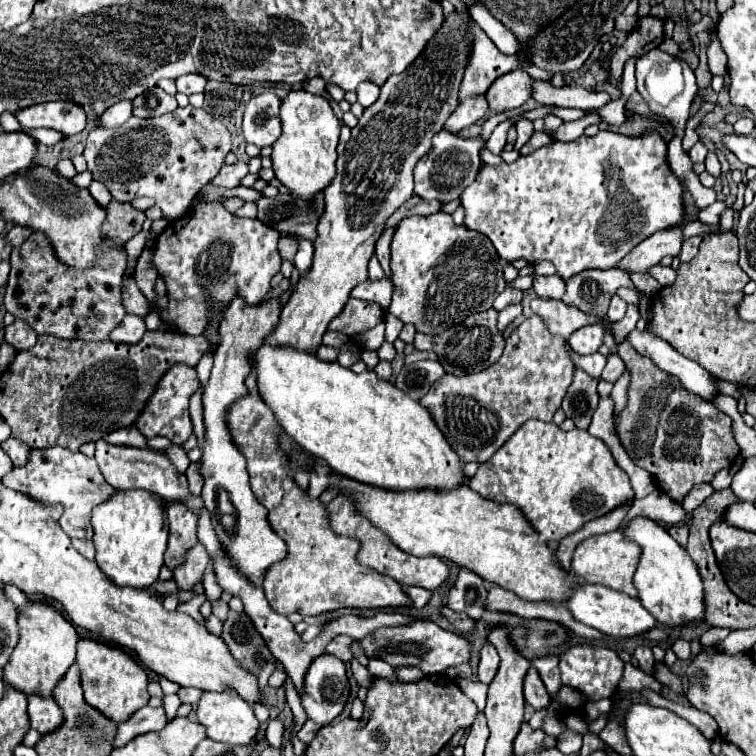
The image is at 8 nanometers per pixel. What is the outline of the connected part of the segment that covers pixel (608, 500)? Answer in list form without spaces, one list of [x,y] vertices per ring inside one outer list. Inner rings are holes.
[[[535,419],[523,423],[507,441],[507,445],[503,445],[503,449],[491,457],[491,461],[479,465],[479,471],[469,481],[469,487],[485,499],[495,503],[513,503],[523,509],[531,525],[537,529],[537,533],[541,533],[543,541],[561,541],[569,533],[581,529],[581,525],[587,521],[607,515],[611,509],[615,509],[615,505],[627,505],[627,501],[635,499],[627,473],[617,467],[609,447],[601,439],[591,437],[581,429],[565,433],[555,423],[543,423]]]

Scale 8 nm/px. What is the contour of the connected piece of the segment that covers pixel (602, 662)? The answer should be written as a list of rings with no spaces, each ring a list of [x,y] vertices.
[[[585,643],[585,645],[573,645],[571,649],[567,649],[561,655],[559,669],[561,669],[563,685],[581,691],[587,697],[587,701],[591,703],[591,701],[611,697],[617,691],[617,683],[623,675],[623,661],[609,647],[595,645],[595,643]]]

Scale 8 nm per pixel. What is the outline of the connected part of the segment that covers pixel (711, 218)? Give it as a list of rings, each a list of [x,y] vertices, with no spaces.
[[[717,201],[705,209],[699,211],[699,221],[703,223],[719,223],[719,213],[725,209],[725,203],[723,201]]]

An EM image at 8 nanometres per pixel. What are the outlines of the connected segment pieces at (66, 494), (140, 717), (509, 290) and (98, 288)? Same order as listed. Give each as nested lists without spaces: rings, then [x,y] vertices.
[[[63,447],[33,449],[29,453],[27,465],[11,469],[11,473],[7,473],[7,477],[3,477],[3,483],[37,501],[43,501],[45,505],[61,503],[65,507],[65,513],[59,519],[59,523],[69,537],[79,537],[79,539],[93,537],[93,529],[91,529],[93,507],[105,503],[111,495],[115,495],[115,489],[103,479],[95,459],[85,457],[81,451],[73,453]]]
[[[143,707],[139,711],[133,713],[133,717],[121,725],[117,725],[117,735],[113,741],[113,749],[119,749],[123,745],[127,745],[127,741],[131,741],[133,737],[141,735],[141,733],[149,733],[149,731],[159,731],[167,725],[167,717],[163,707]]]
[[[505,287],[505,291],[495,299],[495,303],[493,303],[493,307],[497,309],[497,311],[501,311],[503,307],[507,307],[507,305],[511,305],[511,303],[519,303],[523,299],[523,291],[519,291],[519,289],[513,289],[513,287]]]
[[[31,233],[31,237],[23,245],[13,247],[13,253],[11,253],[11,273],[9,273],[9,281],[3,295],[3,305],[7,313],[11,313],[15,319],[29,323],[29,327],[31,327],[31,321],[37,323],[41,327],[41,329],[35,329],[39,335],[45,333],[45,335],[53,335],[61,339],[105,341],[111,329],[115,329],[115,325],[119,325],[119,321],[125,315],[121,307],[121,299],[119,299],[119,287],[121,287],[123,273],[127,269],[127,253],[123,249],[107,249],[107,253],[103,253],[103,257],[99,257],[99,261],[95,263],[97,263],[97,273],[95,271],[79,273],[79,269],[67,269],[67,265],[57,261],[55,251],[51,249],[51,241],[47,241],[43,233]]]

